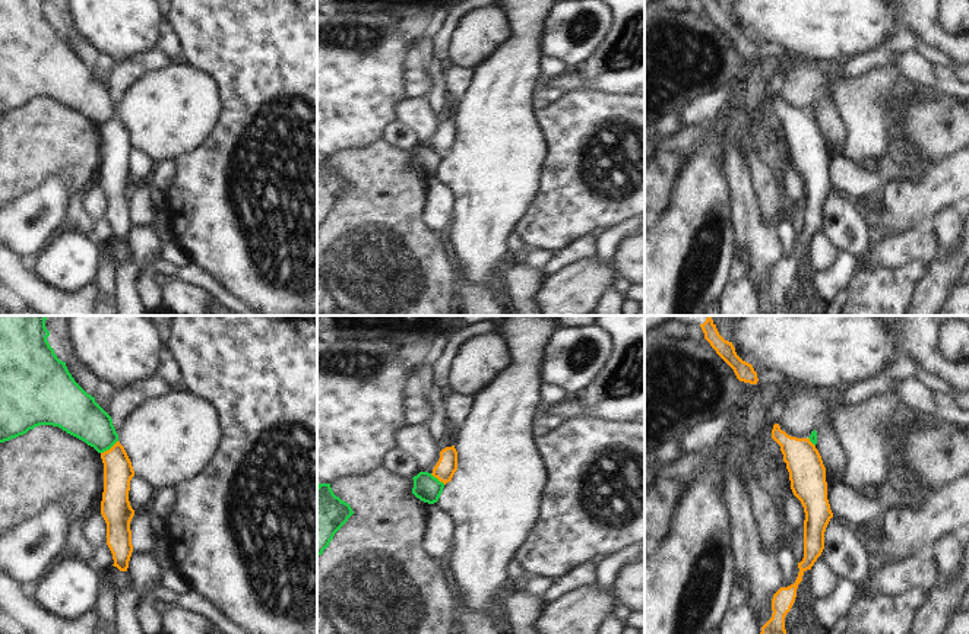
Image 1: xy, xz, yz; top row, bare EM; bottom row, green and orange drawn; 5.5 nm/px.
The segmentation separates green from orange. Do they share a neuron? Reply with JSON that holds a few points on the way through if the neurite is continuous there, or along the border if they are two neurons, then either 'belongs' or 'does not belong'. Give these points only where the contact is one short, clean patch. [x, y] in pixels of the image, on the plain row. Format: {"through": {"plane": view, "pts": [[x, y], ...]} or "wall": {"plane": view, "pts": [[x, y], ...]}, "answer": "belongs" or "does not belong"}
{"wall": {"plane": "xy", "pts": [[117, 113], [101, 126]]}, "answer": "does not belong"}

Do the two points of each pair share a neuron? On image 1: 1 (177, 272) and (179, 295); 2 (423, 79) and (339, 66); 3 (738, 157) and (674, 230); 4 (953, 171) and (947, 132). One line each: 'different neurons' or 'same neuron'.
1: different neurons
2: different neurons
3: different neurons
4: different neurons

